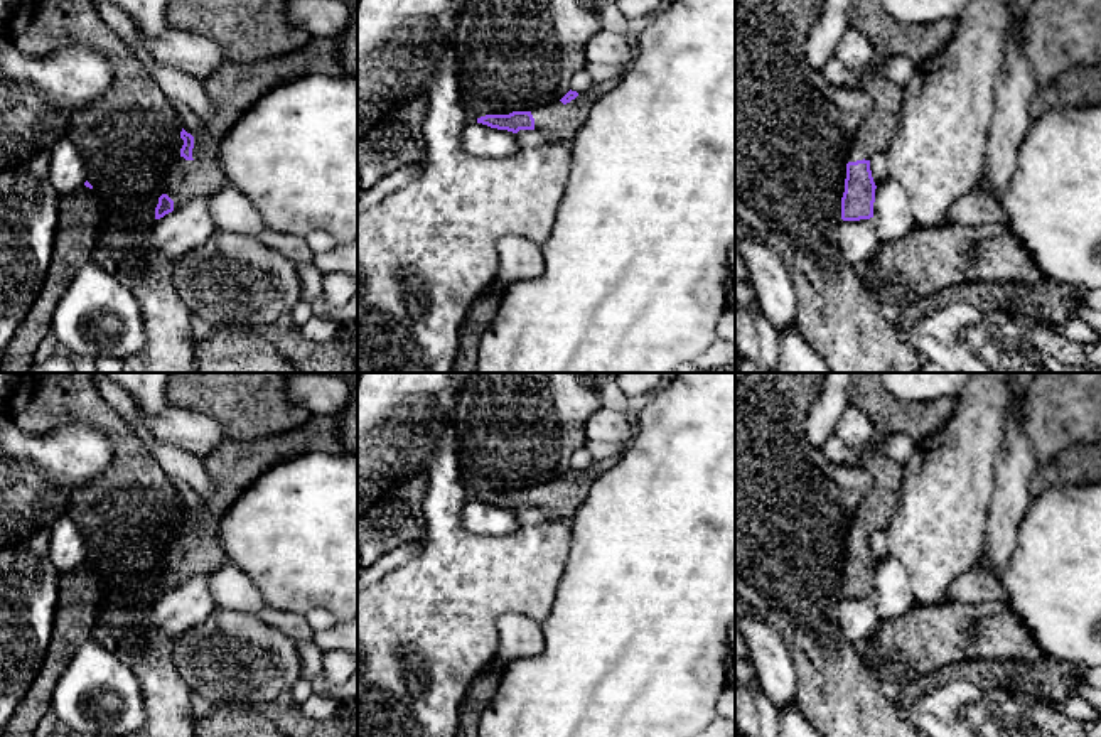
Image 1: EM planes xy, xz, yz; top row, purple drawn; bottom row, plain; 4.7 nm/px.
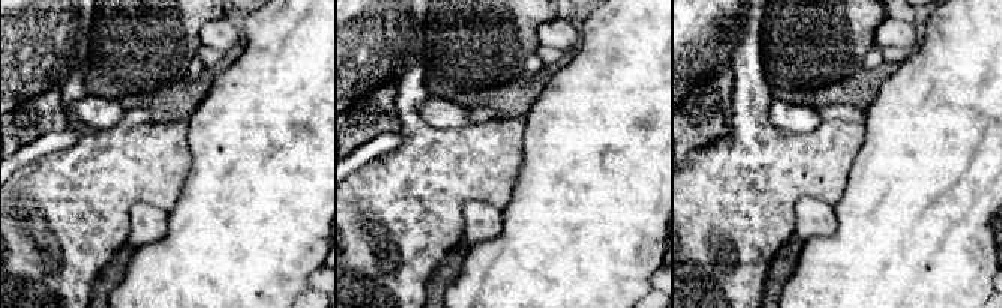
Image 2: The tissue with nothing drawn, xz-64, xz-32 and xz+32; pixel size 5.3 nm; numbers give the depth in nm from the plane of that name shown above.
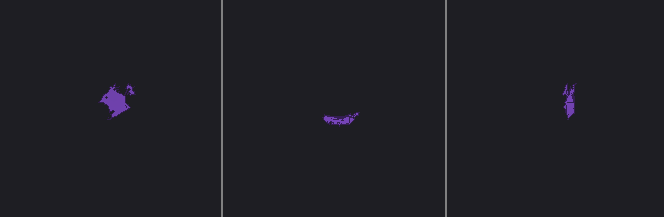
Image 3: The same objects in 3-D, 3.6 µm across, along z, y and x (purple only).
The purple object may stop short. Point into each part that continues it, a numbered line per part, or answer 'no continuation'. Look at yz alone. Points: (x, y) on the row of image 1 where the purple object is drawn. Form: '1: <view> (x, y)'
1: yz (875, 132)

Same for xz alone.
1: xz (563, 120)

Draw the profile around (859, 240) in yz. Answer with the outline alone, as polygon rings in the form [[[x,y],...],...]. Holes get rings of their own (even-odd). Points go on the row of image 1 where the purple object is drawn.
[[[873,219],[841,221],[836,229],[836,241],[848,265],[857,268],[868,263],[882,243]]]

